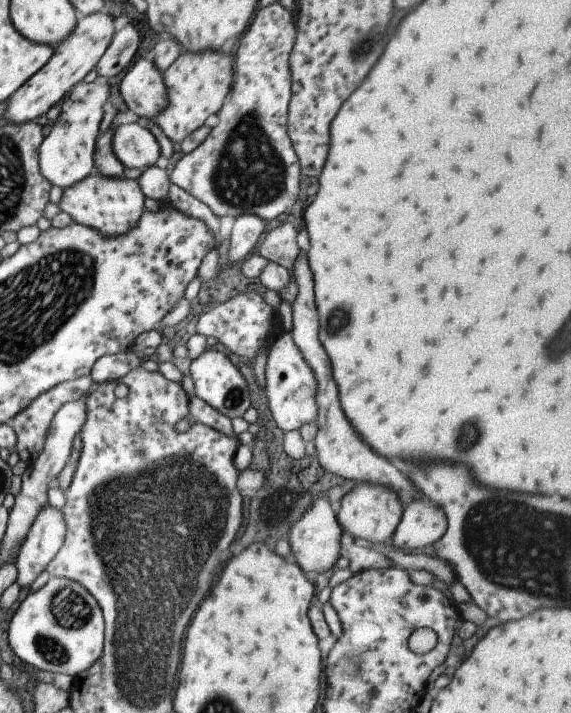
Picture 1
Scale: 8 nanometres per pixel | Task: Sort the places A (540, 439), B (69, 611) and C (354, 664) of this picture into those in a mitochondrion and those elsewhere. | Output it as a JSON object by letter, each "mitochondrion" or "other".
{"A":"other","B":"mitochondrion","C":"mitochondrion"}

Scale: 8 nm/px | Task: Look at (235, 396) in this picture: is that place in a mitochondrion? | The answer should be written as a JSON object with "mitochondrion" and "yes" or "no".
{"mitochondrion":"yes"}

